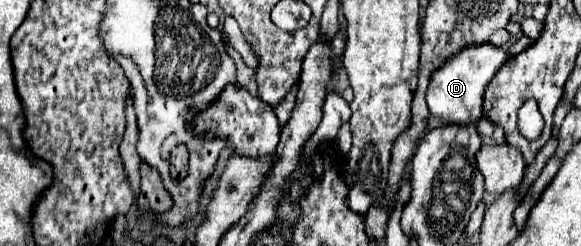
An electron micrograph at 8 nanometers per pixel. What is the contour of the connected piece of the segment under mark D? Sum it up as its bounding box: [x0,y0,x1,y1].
[426,44,508,124]

